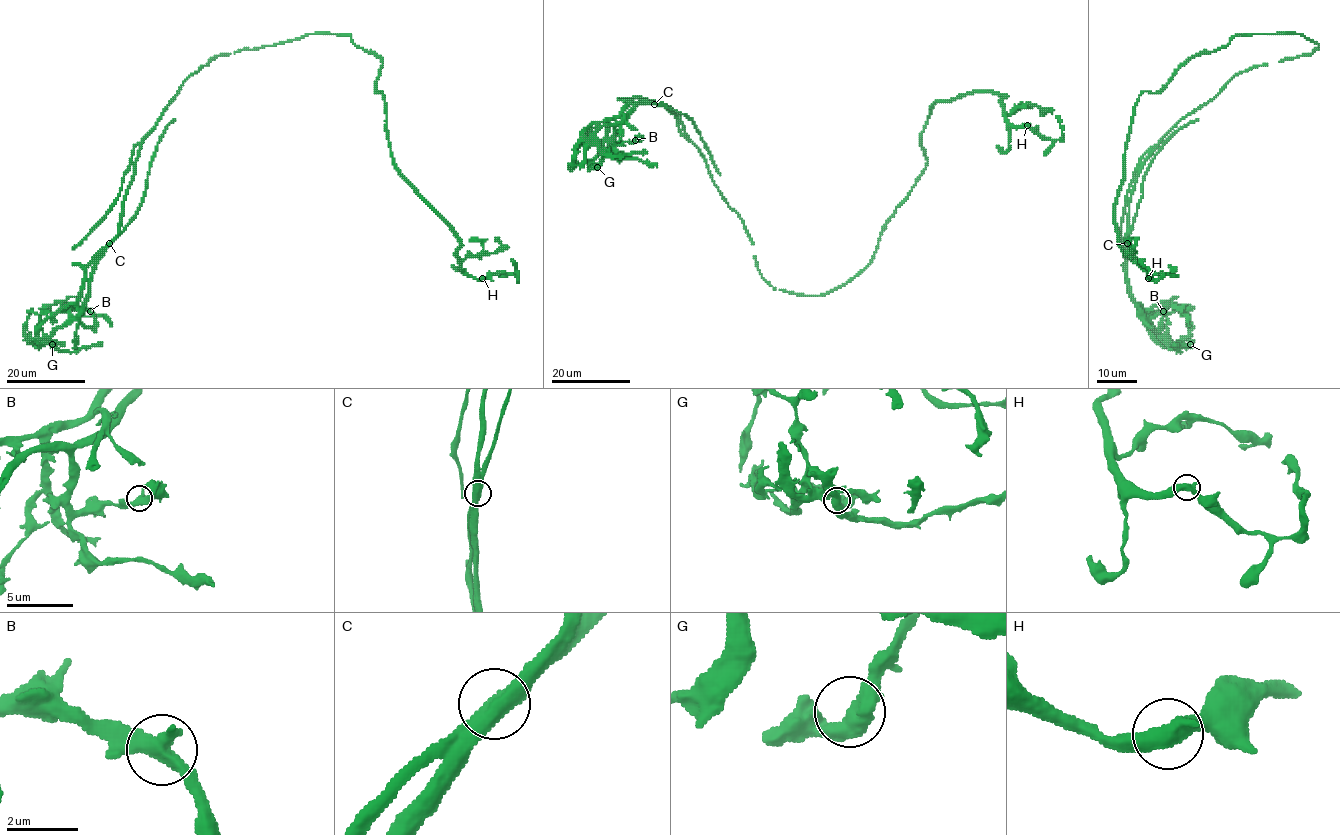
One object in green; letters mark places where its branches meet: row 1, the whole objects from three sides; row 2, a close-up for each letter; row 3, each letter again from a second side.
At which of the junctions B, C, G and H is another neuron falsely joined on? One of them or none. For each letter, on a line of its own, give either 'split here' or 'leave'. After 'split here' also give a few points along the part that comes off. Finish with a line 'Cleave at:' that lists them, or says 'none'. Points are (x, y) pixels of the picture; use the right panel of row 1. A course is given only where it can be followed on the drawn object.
B: leave
C: split here | (1126, 244), (1124, 267), (1128, 294), (1143, 308), (1145, 318), (1163, 342), (1189, 344), (1193, 340)
G: leave
H: leave
Cleave at: C

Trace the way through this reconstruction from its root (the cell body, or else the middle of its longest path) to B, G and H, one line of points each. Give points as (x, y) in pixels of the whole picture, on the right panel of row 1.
B: (1318, 46), (1236, 74), (1145, 162), (1129, 200), (1126, 273), (1141, 314), (1163, 311)
G: (1318, 46), (1313, 53), (1236, 74), (1165, 135), (1137, 176), (1127, 226), (1130, 295), (1158, 339), (1190, 344)
H: (1318, 46), (1296, 33), (1237, 34), (1190, 58), (1160, 92), (1140, 94), (1115, 226), (1118, 247), (1148, 278)

